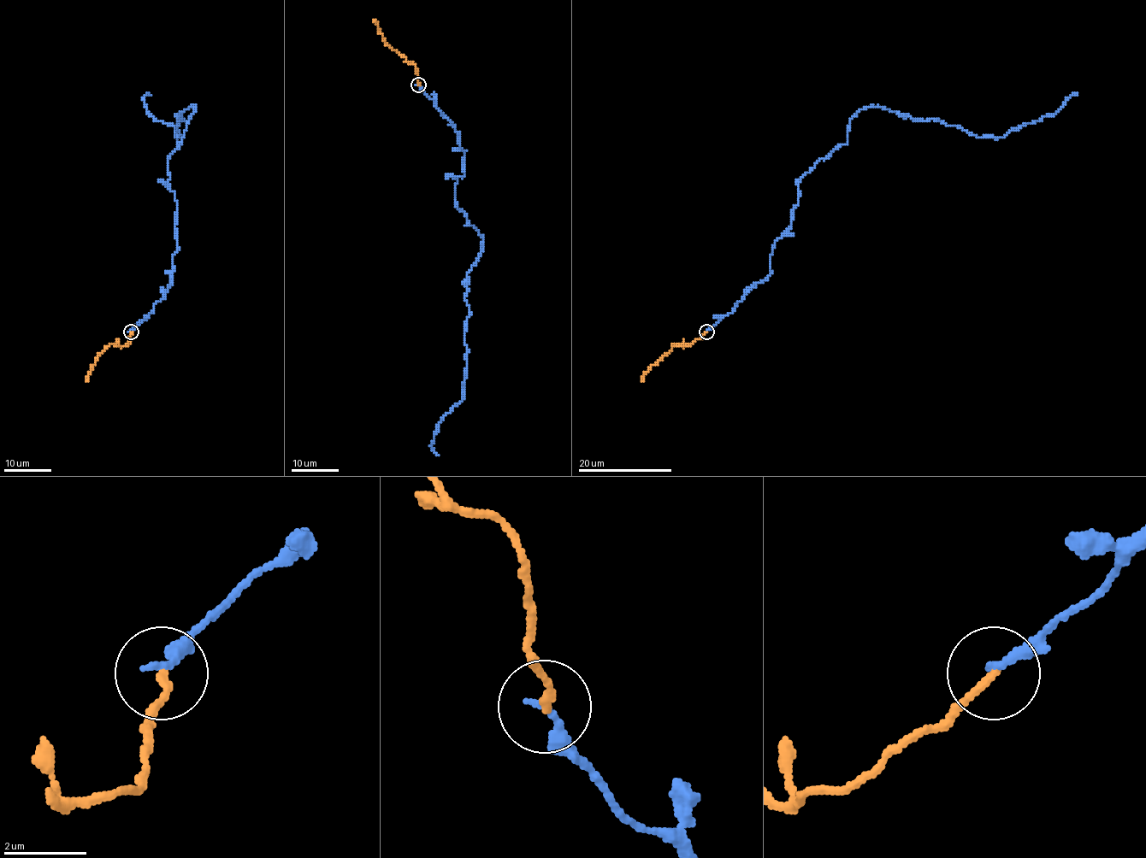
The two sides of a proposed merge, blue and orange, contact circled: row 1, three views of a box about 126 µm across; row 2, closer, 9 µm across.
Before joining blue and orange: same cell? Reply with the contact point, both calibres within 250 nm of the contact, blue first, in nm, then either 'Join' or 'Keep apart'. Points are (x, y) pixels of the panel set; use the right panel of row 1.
Place: (706, 332). Thickness 220 nm (blue) against 180 nm. Join

